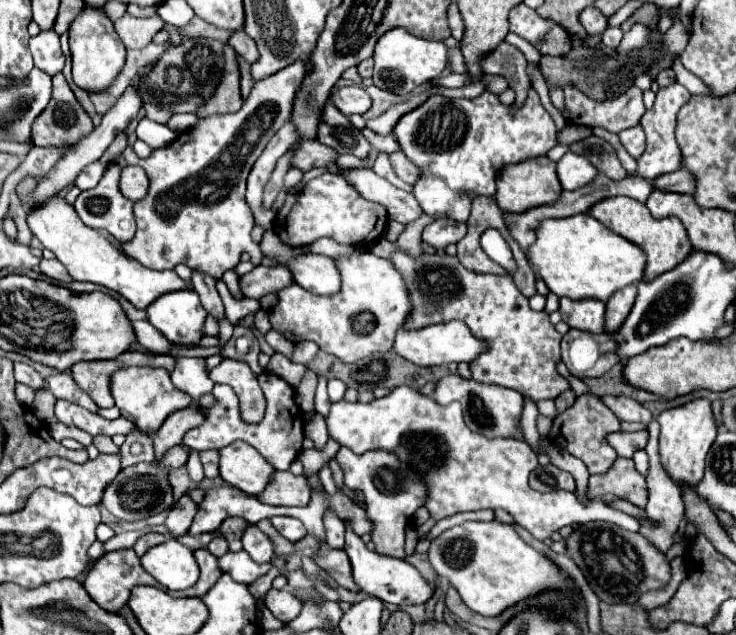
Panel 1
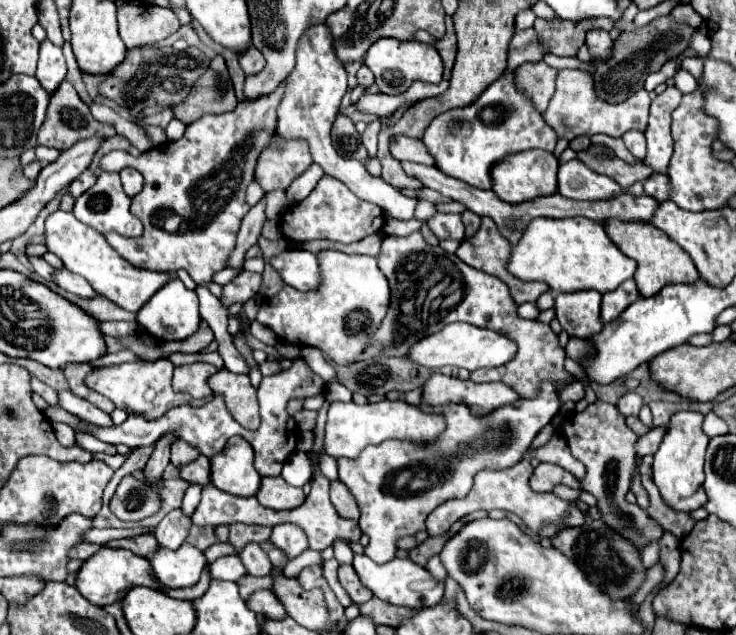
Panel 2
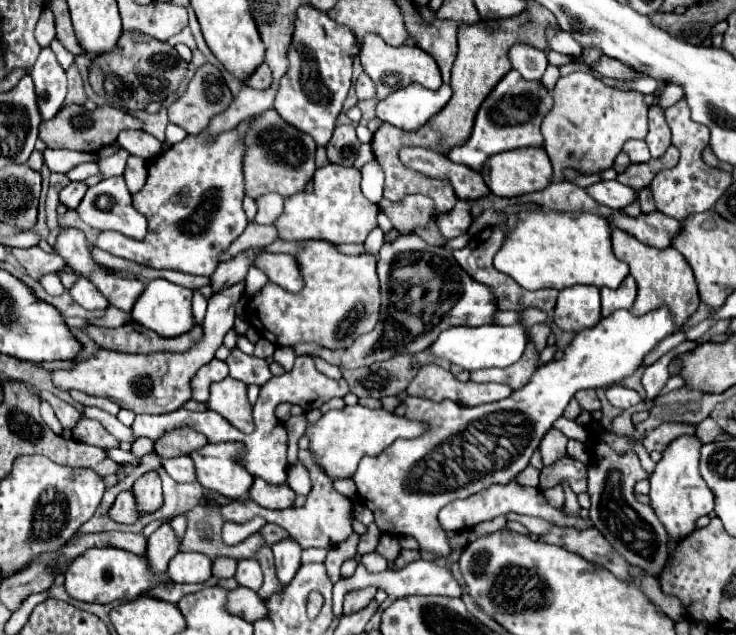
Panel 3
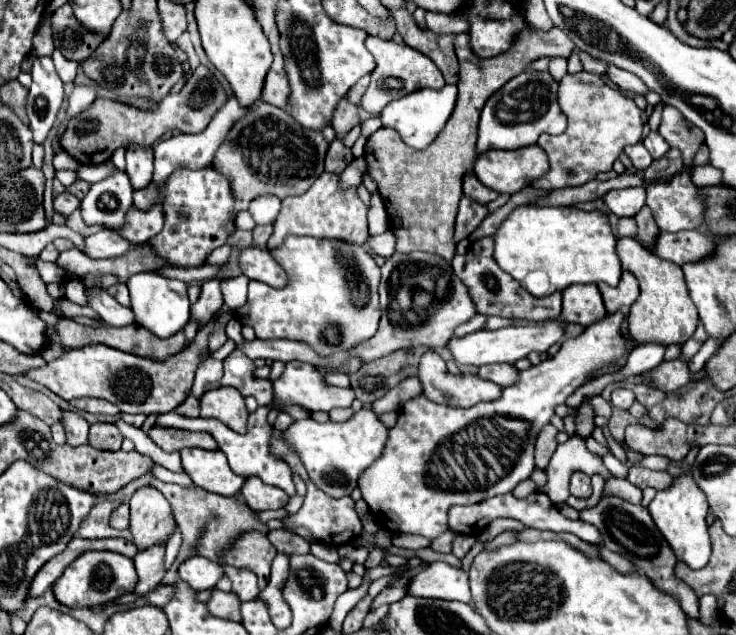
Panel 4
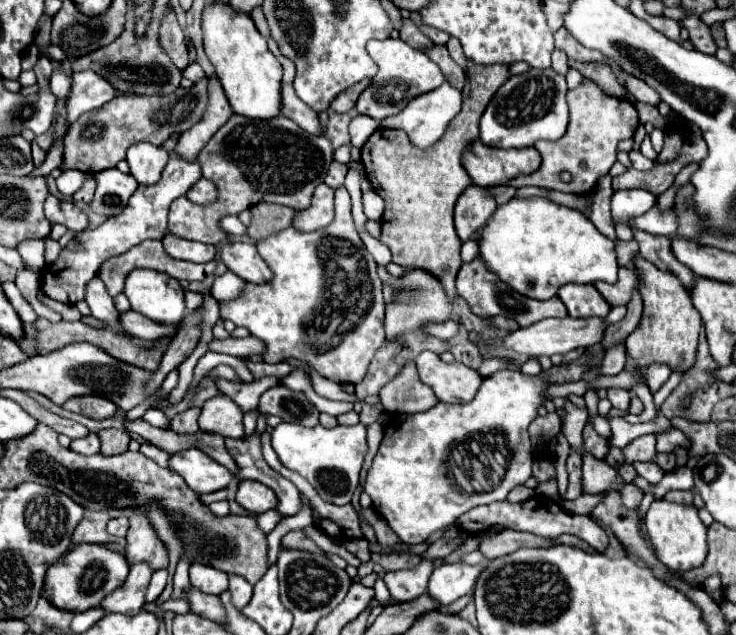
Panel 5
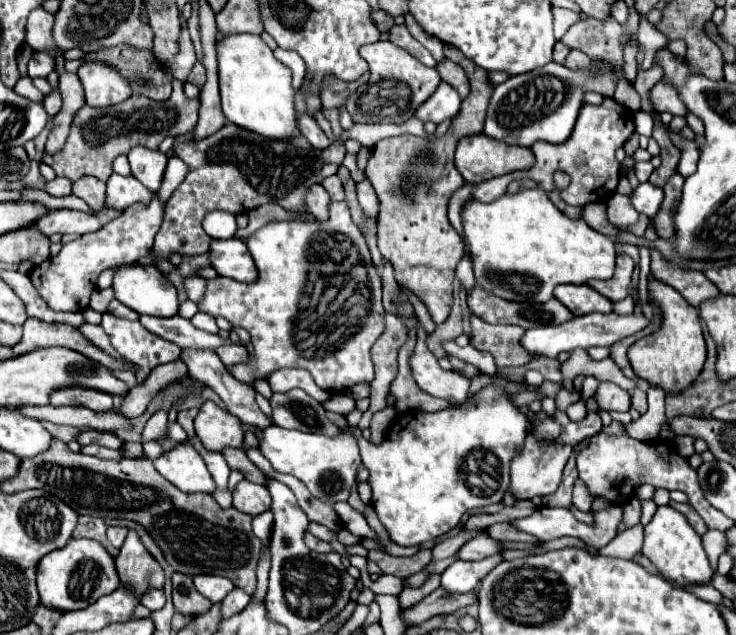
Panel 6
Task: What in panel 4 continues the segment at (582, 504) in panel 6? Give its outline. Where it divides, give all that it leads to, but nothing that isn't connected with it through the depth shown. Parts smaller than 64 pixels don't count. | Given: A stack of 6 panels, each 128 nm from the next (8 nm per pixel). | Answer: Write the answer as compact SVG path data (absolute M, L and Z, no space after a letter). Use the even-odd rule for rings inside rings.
M570 436L568 442L560 444L545 469L548 474L548 484L541 488L541 492L548 494L552 502L560 504L562 502L562 482L566 482L572 472L584 472L588 476L592 474L602 474L604 478L610 478L612 474L604 468L602 458L594 456L586 450L584 440L580 436Z

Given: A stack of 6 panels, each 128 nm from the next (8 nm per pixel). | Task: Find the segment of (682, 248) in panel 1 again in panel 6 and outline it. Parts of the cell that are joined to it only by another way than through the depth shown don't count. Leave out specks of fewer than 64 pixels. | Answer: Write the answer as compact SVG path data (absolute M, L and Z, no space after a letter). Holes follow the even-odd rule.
M652 274L648 276L648 294L652 296L652 304L662 314L662 324L660 330L636 340L628 348L628 358L640 378L648 380L650 384L662 386L666 392L680 392L700 374L706 360L706 344L698 310L690 306L678 290L656 280Z

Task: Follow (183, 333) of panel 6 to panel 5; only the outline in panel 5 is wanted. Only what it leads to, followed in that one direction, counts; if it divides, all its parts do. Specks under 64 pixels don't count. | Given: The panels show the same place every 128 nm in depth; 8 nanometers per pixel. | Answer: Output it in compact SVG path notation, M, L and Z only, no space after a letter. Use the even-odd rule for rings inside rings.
M128 310L128 312L120 312L120 326L136 336L136 338L144 338L144 340L156 340L156 338L162 338L162 336L174 336L176 334L176 328L180 324L156 324L152 320L148 320L146 316L140 316L138 312L134 310ZM246 336L246 338L226 338L226 340L212 340L210 350L230 354L230 356L252 356L252 354L264 354L264 344L256 340L256 336Z

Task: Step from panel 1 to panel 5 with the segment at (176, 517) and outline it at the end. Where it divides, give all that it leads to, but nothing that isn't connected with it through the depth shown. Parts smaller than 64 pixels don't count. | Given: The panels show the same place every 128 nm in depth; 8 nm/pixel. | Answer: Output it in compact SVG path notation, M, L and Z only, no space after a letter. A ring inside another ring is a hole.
M144 562L132 564L128 580L122 588L106 596L100 606L108 612L120 612L120 614L138 614L146 602L146 590L150 584L152 568Z

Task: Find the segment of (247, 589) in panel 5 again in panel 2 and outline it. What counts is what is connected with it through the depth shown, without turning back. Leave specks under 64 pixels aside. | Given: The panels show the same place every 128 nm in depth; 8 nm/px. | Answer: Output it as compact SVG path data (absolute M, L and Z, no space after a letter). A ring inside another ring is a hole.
M258 542L246 544L240 558L242 558L248 574L252 574L252 576L266 576L266 574L272 572L270 558L268 558L268 554L262 550L262 546Z

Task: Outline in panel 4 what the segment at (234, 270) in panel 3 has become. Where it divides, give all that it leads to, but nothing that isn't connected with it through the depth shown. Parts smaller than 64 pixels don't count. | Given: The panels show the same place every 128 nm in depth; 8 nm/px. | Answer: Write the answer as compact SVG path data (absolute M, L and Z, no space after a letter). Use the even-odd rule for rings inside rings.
M210 278L202 284L202 294L196 304L192 304L192 318L196 318L202 324L206 324L224 304L222 298L222 282L224 278Z

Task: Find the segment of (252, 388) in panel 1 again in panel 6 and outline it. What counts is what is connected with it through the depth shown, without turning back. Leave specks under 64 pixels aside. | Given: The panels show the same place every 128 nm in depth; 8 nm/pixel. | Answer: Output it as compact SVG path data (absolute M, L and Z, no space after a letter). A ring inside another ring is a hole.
M204 402L196 420L196 436L208 450L220 452L224 446L240 448L244 442L242 422L214 402Z

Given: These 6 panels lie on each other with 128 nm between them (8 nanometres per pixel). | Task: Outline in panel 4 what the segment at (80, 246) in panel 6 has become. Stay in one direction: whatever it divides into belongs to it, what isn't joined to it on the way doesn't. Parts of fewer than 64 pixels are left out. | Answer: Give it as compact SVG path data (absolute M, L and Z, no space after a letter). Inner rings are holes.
M230 96L228 102L210 120L210 124L208 124L208 128L204 132L200 132L200 134L178 134L178 136L172 136L168 140L158 142L154 146L154 182L156 184L166 182L166 178L178 166L186 166L186 168L204 168L204 166L210 166L212 160L214 160L216 150L224 142L224 136L228 136L232 124L236 124L236 120L240 120L240 116L246 116L248 112L252 112L252 108L240 108L238 100L234 96ZM154 204L148 212L130 208L128 216L126 216L126 224L118 230L118 234L122 234L124 238L128 238L134 244L146 242L148 238L152 238L154 234L158 234L164 226L164 214L160 204Z

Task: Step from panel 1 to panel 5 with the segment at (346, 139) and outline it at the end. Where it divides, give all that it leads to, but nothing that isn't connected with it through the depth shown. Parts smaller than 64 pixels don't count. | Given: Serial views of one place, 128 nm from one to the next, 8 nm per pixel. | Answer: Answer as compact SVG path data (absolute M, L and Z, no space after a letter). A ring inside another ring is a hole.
M334 160L334 162L330 164L330 170L328 170L324 182L326 182L330 188L338 188L340 184L344 184L344 176L346 176L346 172L348 172L348 166L346 166L346 164L340 164L340 162Z

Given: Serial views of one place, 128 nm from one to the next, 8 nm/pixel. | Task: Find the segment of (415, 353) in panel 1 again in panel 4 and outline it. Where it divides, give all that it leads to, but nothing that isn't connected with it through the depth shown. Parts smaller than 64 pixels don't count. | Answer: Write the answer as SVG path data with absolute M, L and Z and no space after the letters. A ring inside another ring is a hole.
M550 322L546 326L510 326L500 330L478 330L466 336L452 336L448 348L458 364L470 364L470 366L484 366L496 362L514 364L532 350L546 352L552 344L560 342L560 336L562 336L562 328L556 322Z

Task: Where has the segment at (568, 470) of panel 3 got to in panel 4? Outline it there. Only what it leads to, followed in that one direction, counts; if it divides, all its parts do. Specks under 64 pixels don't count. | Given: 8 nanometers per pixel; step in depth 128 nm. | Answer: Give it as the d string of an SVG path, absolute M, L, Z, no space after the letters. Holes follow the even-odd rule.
M574 472L574 474L572 474L570 494L572 494L572 496L578 496L578 498L590 498L592 486L590 486L588 474L584 474L584 472Z

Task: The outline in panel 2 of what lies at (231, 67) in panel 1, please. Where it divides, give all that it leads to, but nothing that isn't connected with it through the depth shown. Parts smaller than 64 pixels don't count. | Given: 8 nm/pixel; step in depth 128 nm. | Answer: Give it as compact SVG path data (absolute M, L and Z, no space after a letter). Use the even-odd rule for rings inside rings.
M216 56L206 74L194 84L192 92L188 94L184 104L174 108L174 118L182 120L184 124L196 122L204 114L222 114L234 110L238 104L232 80L222 56Z

